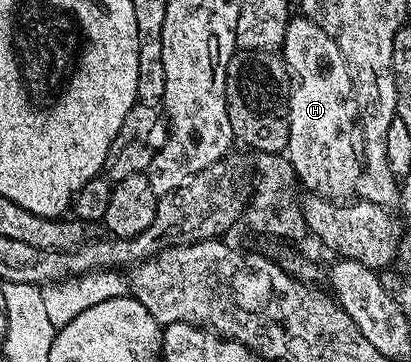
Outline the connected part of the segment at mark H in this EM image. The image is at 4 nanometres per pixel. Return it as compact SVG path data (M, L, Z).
M305 16L291 17L280 53L286 60L287 70L293 75L290 95L290 139L286 150L295 176L311 194L331 200L353 199L362 175L363 159L356 149L356 114L352 109L350 69L346 66L344 56L336 40Z

